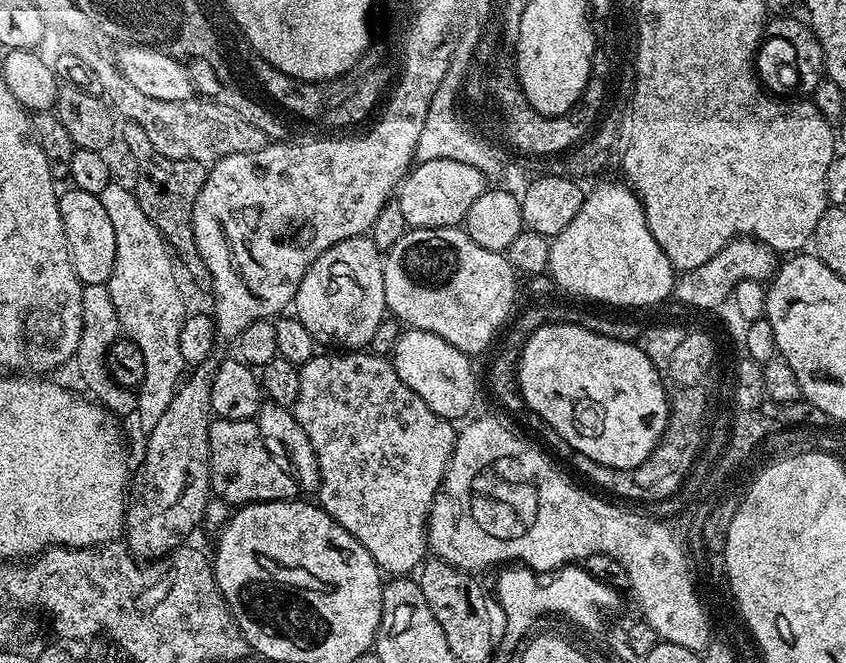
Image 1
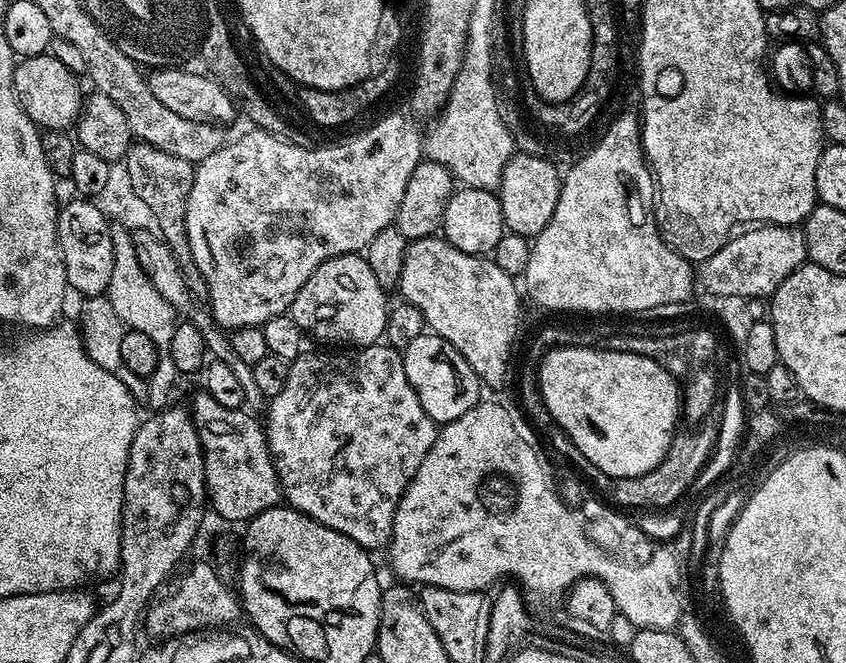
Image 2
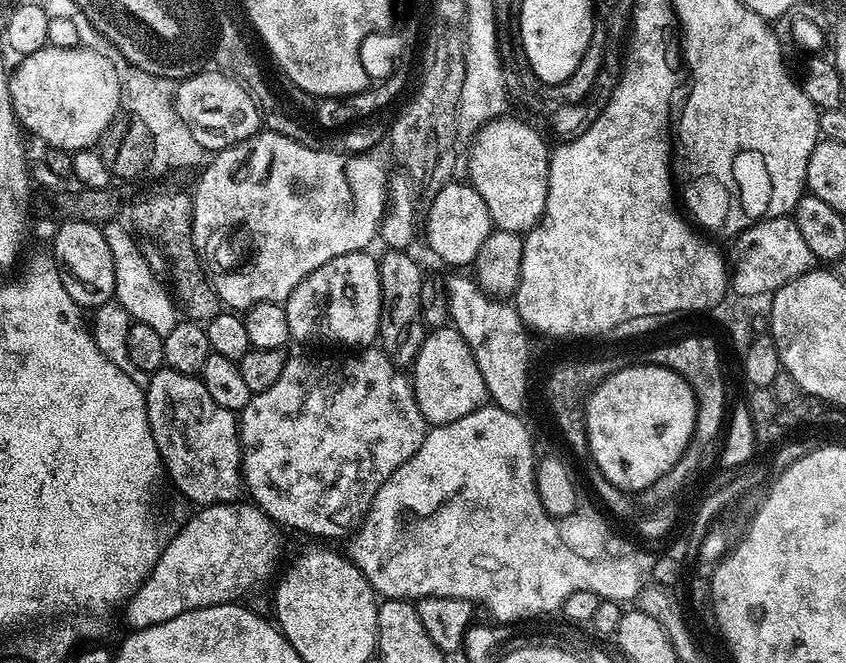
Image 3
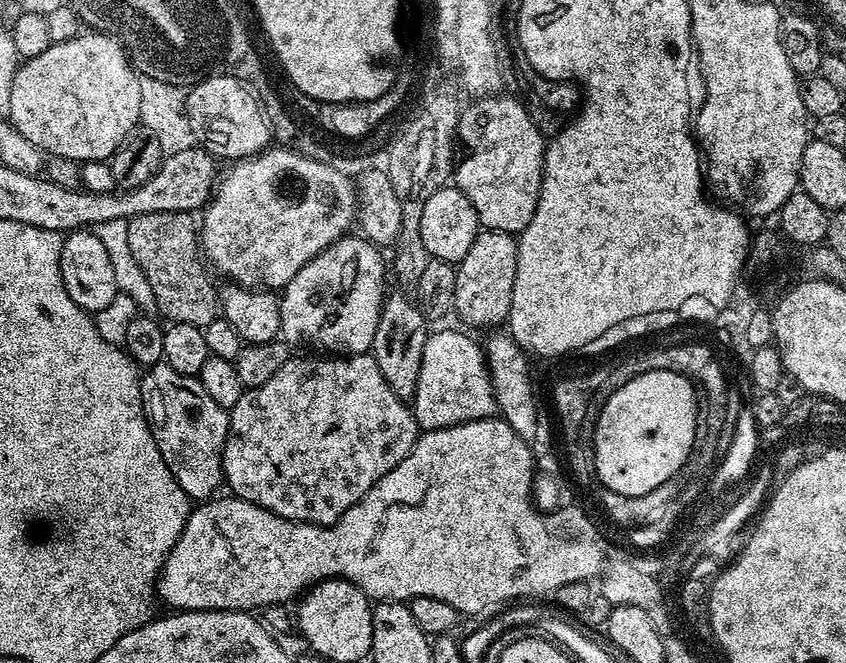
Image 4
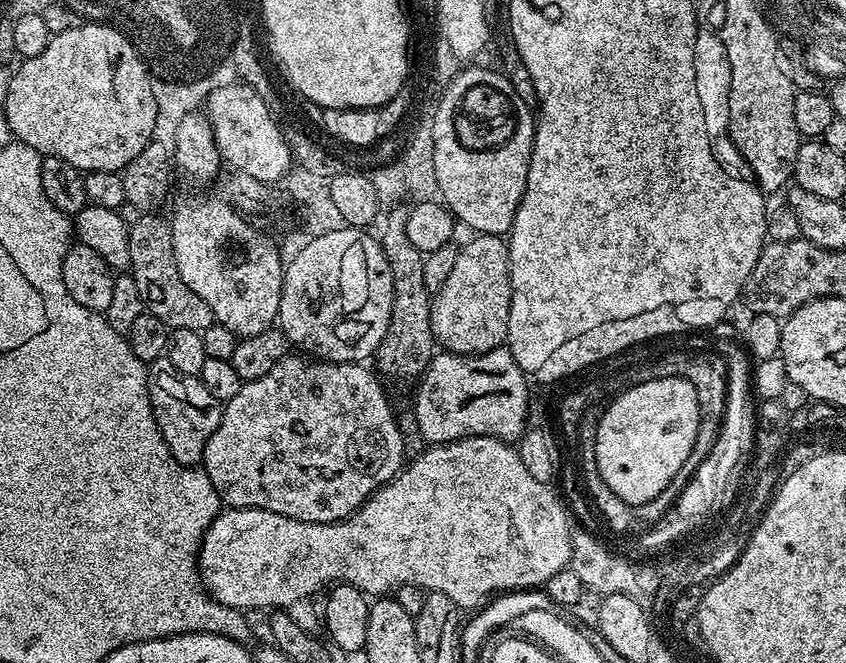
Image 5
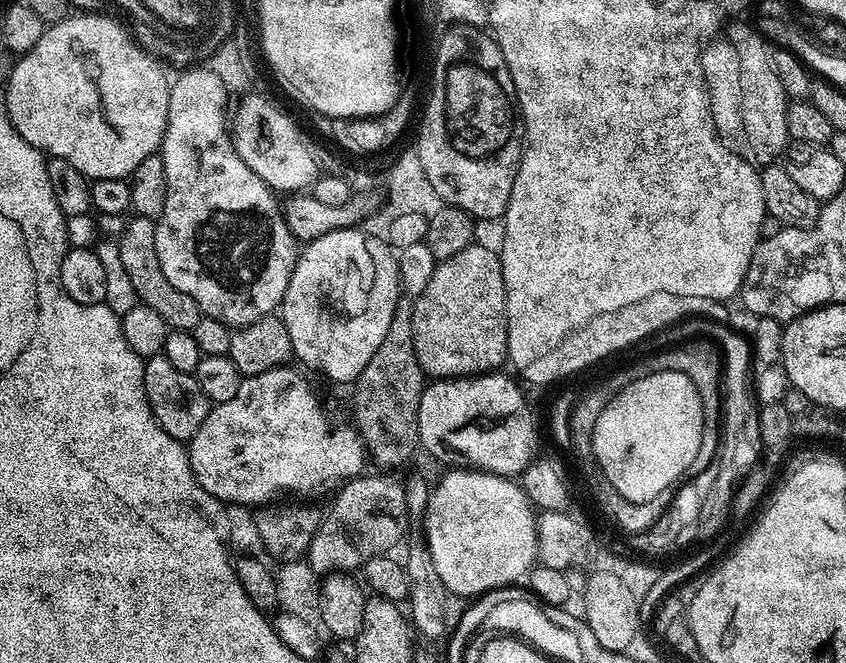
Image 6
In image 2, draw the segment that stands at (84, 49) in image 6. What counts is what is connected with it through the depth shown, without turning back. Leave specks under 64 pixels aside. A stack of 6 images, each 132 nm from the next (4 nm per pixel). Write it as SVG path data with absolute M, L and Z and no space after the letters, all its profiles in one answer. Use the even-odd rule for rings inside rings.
M50 54L30 56L21 59L16 66L14 86L16 97L22 110L41 130L68 130L79 121L82 115L82 96L77 73L66 70Z

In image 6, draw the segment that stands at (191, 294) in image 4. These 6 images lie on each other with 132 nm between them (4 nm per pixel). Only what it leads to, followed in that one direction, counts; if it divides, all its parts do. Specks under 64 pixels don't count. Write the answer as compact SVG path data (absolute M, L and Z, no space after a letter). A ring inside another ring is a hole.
M133 215L128 221L125 230L118 237L122 263L126 265L126 274L134 285L136 298L139 303L150 306L157 314L166 318L169 329L181 332L191 332L194 326L198 326L202 315L198 302L190 298L190 294L182 294L162 274L162 262L158 262L158 245L154 242L156 237L156 221L145 216Z

